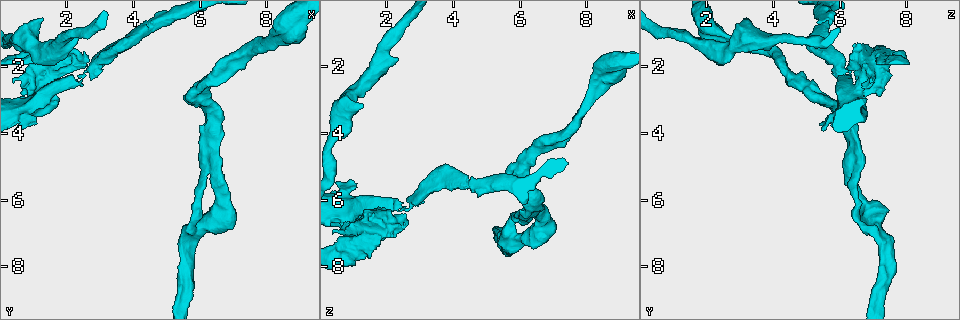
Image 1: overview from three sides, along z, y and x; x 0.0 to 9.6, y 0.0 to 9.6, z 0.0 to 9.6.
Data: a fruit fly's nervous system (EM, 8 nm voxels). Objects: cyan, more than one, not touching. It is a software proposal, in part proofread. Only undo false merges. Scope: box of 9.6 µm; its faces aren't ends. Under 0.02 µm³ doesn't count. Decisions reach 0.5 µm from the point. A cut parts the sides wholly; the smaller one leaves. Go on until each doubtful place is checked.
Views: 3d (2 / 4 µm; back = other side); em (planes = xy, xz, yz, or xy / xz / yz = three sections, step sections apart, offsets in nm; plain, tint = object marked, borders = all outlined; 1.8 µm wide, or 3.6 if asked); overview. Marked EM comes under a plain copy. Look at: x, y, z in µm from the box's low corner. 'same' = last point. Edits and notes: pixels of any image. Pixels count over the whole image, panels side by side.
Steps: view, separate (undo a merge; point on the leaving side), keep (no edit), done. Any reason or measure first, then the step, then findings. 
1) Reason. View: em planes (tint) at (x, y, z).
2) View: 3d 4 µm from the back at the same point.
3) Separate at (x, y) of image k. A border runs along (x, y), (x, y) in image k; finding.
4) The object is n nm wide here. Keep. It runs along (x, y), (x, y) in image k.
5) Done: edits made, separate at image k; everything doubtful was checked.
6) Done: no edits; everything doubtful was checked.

Calibre changes. View: em xz step 16 (tint) at (5.90, 6.85, 7.10).

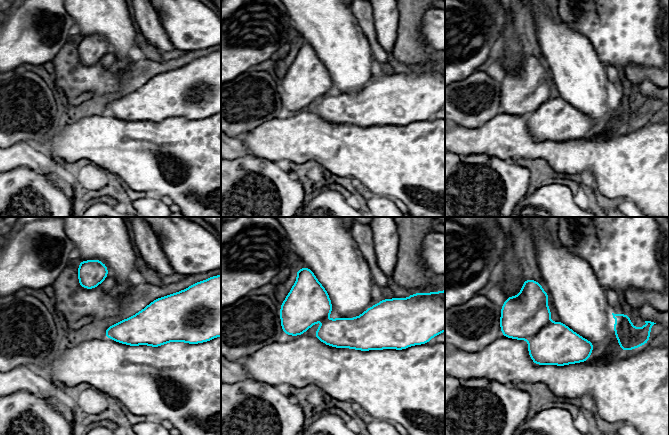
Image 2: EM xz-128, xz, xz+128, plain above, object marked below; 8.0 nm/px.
View: em planes (tint) at the same point.

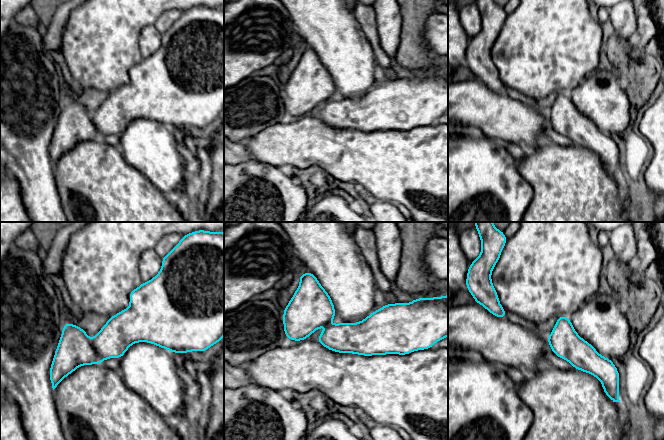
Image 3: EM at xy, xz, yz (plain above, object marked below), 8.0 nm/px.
Keep. It runs along (172, 329), (57, 357) in image 3; all the same neuron.

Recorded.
View: em planes (tint) at (6.50, 4.80, 6.25).

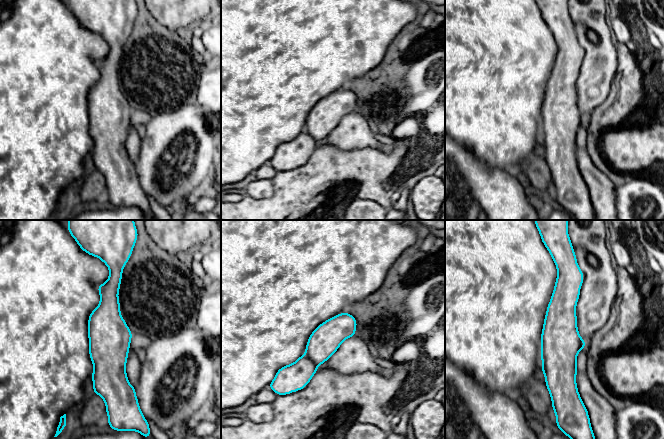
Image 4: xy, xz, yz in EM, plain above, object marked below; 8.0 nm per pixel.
Keep. It runs along (114, 272), (104, 392) in image 4; one neuron here.

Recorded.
Arms part here. View: em planes (tint) at (6.00, 2.95, 5.40).

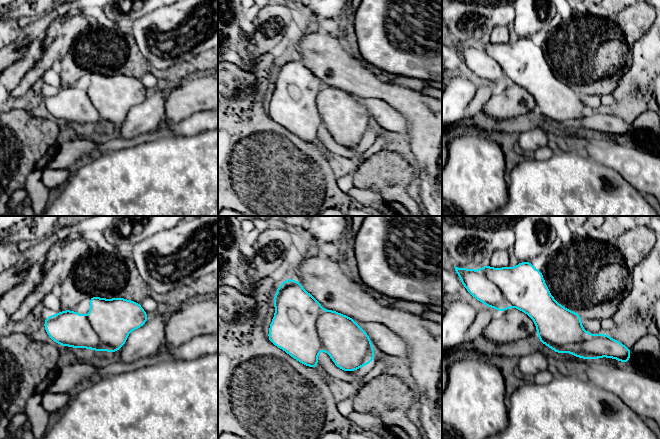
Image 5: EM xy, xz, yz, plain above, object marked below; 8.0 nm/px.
The object is 340 nm wide here. Keep. It runs along (498, 307), (534, 301), (578, 342), (612, 343) in image 5; one neuron here.

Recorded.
Sudden change in width. View: em planes (tint) at (8.55, 1.10, 2.35).

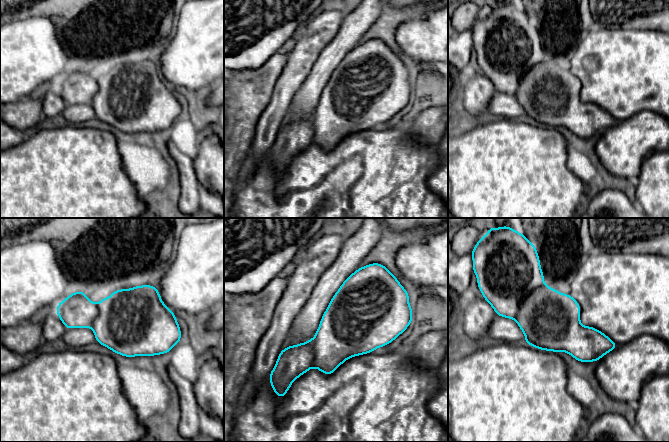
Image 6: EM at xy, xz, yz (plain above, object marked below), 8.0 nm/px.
Keep. All the same neuron.

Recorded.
Thick turns thin. View: 3d 4 µm at (2.95, 2.00, 5.95).

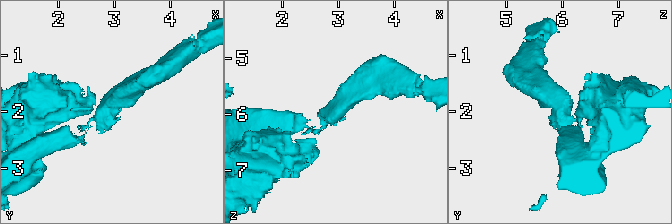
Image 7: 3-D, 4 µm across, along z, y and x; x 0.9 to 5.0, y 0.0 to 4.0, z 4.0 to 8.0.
Need the tissue. View: em xz step 8 (borders) at (2.90, 2.00, 5.95).

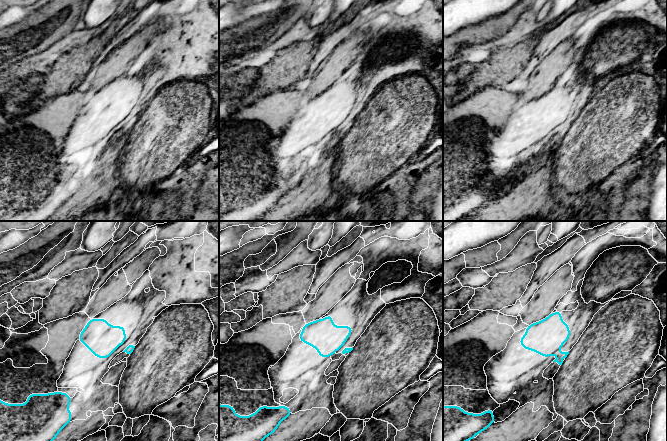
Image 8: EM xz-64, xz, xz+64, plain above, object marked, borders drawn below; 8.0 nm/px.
Keep. Continuous, no second neuron.

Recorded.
Thick turns thin. View: 3d 4 µm at (1.50, 1.85, 7.00).

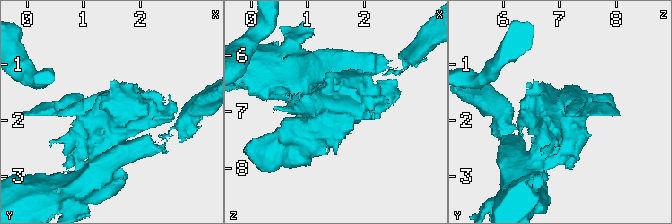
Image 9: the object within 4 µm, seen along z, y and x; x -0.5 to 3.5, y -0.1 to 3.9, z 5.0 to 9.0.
Now the EM. View: em 3.6 µm xz step 4 (tint) at (1.45, 1.85, 7.05).

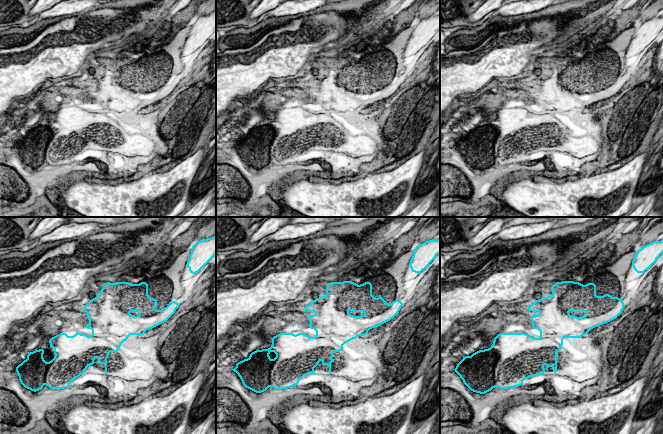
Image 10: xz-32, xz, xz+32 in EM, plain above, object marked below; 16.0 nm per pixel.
Cut it another way. View: em 3.6 µm planes (tint) at the same point.

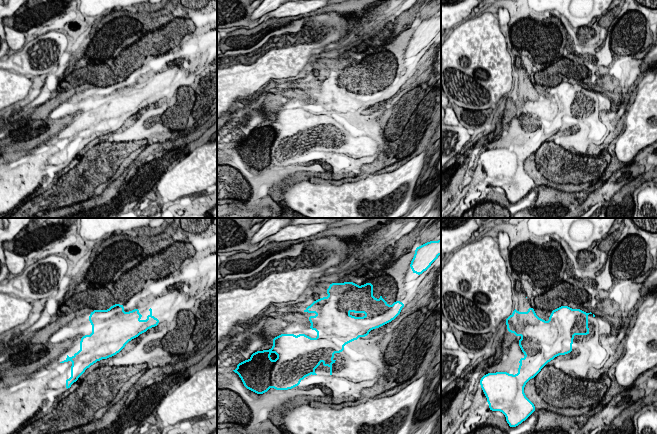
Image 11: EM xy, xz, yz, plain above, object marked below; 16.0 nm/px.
Keep. Continuous, no second neuron.

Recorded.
Arms part here. View: em 3.6 µm xy step 8 (tint) at (1.25, 2.75, 6.50).

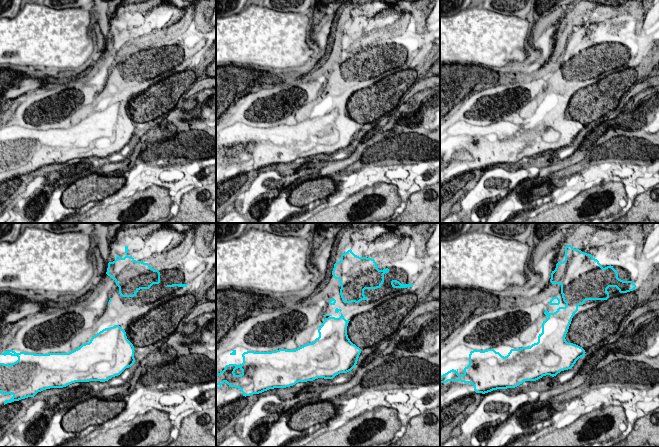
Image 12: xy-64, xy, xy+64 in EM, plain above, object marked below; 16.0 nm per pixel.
Cut it another way. View: em 3.6 µm planes (tint) at the same point.

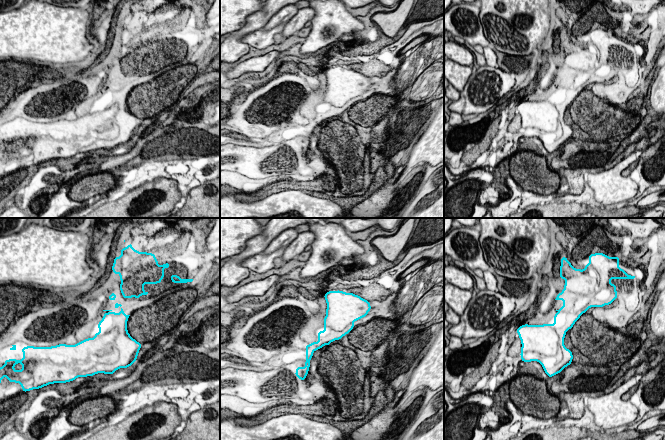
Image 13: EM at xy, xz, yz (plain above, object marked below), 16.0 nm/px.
Keep. All the same neuron.

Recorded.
Done: no edits; everything doubtful was checked.

